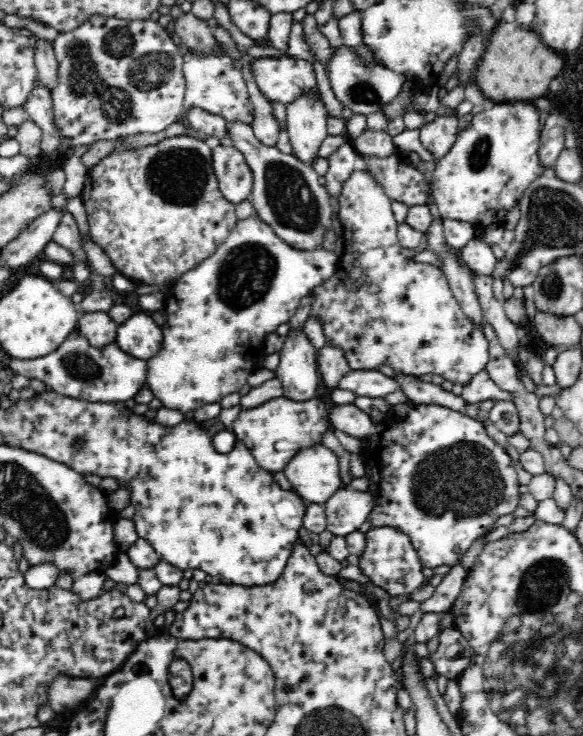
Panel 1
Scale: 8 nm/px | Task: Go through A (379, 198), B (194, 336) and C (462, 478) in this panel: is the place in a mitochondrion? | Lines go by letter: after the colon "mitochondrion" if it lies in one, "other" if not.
A: other
B: other
C: mitochondrion

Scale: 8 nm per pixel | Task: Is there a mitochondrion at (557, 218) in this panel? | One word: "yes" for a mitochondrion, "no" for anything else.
yes

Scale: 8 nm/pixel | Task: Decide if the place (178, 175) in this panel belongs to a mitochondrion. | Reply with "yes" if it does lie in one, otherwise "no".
yes

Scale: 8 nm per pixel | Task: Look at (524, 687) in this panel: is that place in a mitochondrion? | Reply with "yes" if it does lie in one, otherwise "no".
yes

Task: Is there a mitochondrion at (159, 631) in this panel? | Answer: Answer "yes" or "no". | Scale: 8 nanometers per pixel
no

